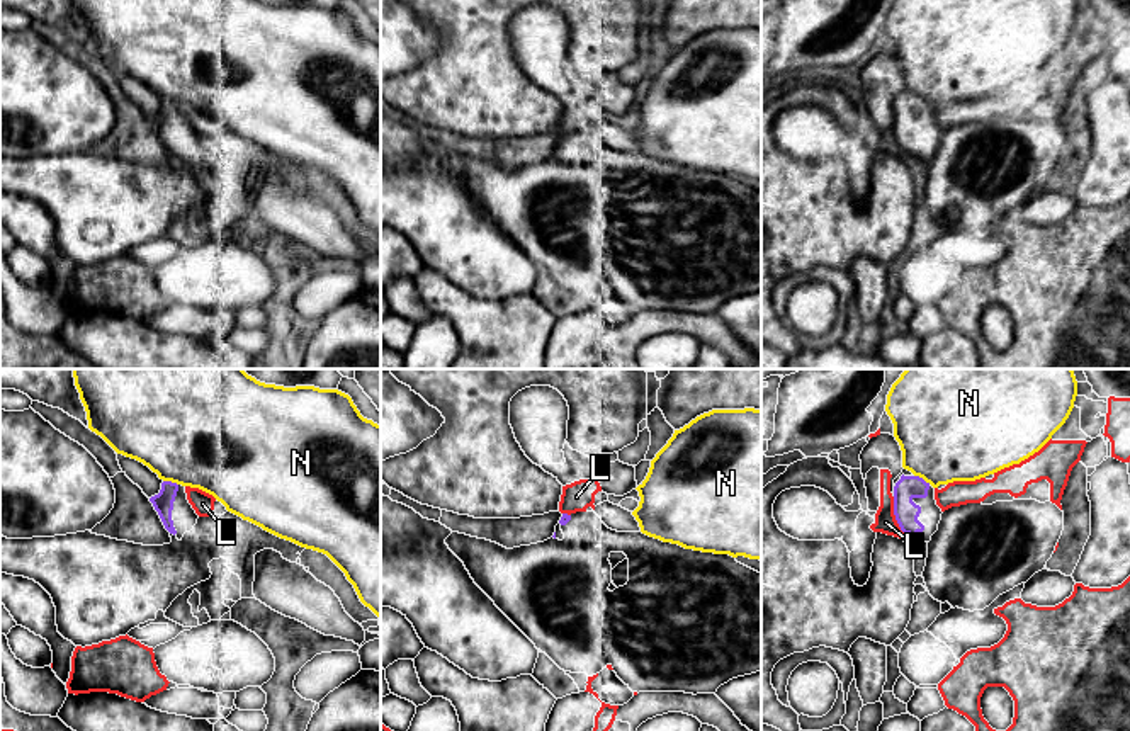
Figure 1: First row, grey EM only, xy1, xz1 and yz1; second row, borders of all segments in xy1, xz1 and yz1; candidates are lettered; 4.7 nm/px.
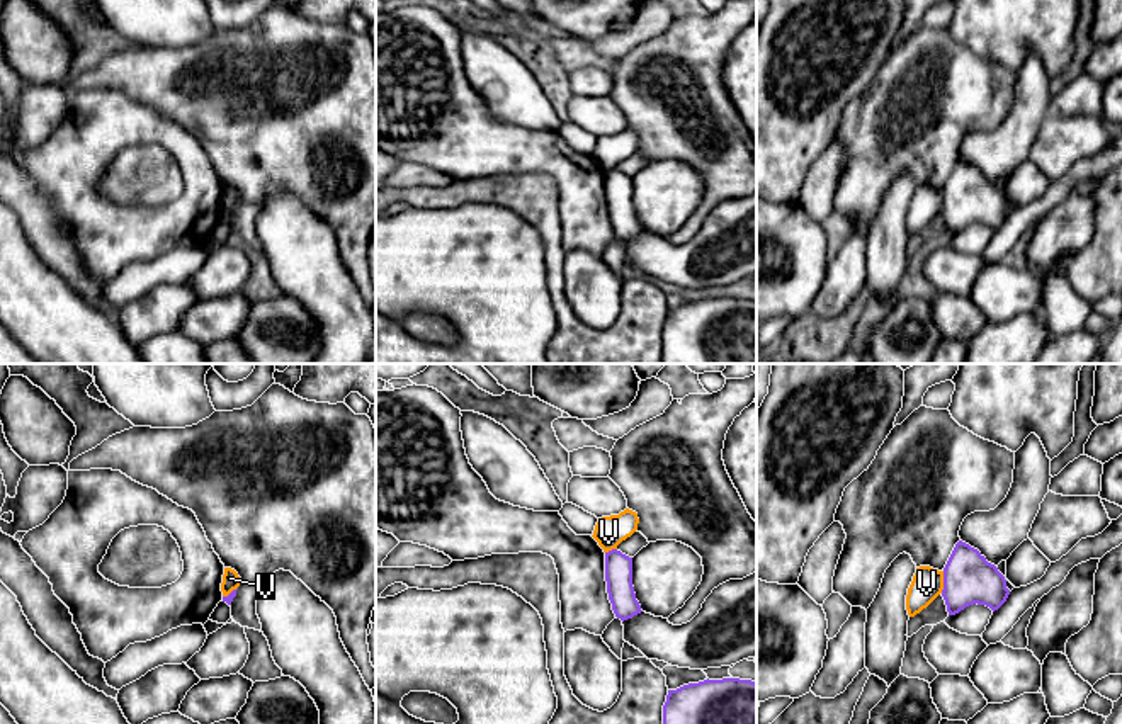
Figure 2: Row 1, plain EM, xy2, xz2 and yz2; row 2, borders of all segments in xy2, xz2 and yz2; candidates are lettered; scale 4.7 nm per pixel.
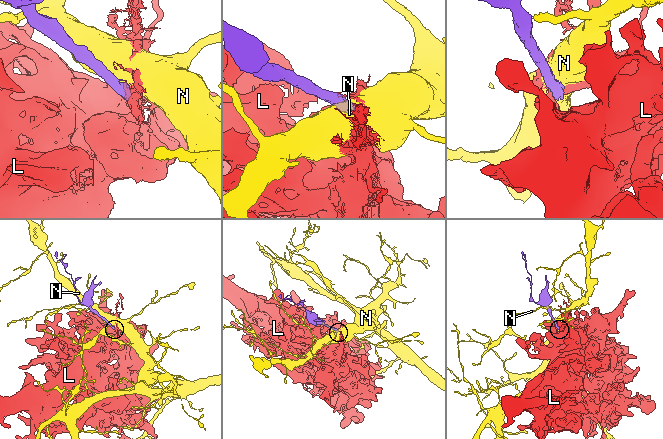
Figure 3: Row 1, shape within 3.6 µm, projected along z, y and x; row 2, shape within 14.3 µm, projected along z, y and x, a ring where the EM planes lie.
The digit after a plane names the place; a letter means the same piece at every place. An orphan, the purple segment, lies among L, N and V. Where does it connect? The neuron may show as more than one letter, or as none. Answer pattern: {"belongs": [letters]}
{"belongs": []}

